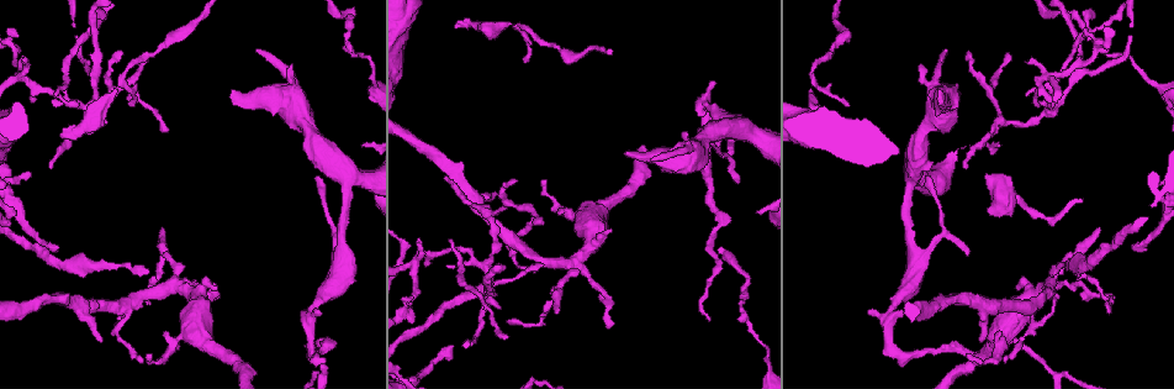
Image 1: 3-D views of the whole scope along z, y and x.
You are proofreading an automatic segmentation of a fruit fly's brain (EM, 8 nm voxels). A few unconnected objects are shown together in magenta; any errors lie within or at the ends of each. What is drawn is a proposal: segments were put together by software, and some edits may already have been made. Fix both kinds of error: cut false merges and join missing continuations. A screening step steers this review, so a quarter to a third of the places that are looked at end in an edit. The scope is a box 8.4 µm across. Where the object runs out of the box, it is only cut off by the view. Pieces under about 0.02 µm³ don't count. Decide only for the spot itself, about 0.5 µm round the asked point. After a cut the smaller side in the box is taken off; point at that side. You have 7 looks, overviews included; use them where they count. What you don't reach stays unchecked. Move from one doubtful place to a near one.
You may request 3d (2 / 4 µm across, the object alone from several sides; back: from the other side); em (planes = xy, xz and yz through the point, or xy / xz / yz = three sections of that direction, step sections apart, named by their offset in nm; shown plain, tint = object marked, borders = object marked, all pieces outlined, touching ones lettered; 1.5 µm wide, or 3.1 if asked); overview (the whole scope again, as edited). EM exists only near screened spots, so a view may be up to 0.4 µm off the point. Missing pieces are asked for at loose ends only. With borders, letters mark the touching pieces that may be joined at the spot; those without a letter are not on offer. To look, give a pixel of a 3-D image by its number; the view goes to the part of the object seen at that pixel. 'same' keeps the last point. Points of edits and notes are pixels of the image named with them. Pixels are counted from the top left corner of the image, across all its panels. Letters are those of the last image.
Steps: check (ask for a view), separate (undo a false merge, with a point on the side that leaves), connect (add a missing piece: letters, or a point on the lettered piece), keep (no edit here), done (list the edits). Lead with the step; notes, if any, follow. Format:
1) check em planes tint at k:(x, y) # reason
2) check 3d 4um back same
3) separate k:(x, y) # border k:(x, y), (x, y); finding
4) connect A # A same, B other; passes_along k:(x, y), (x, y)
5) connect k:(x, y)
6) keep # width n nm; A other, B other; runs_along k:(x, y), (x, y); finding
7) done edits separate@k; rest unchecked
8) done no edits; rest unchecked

check em planes borders at 1:(454, 26) # an open end

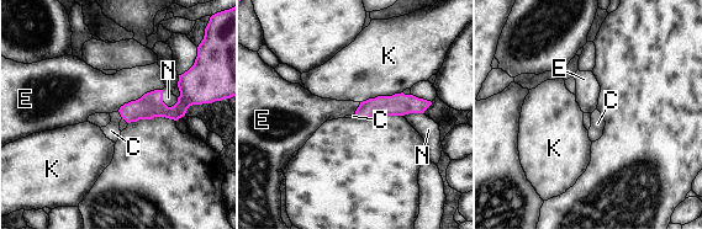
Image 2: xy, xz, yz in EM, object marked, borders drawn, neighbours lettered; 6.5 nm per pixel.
connect C # C same, E other, K other, N other; passes_along 2:(151, 105), (120, 113), (111, 131); it goes on there

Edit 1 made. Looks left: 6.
check 3d 2um at 1:(1003, 125) # a fork

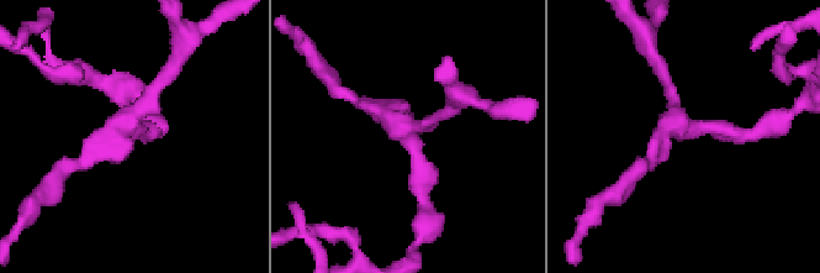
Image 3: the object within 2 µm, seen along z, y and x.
check em planes plain at 3:(132, 130) # need the tissue

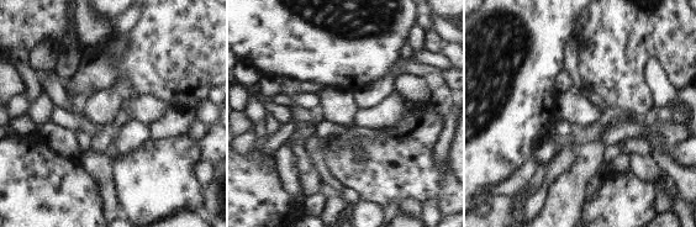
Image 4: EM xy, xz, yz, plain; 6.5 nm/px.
check em planes borders same # what lies round it

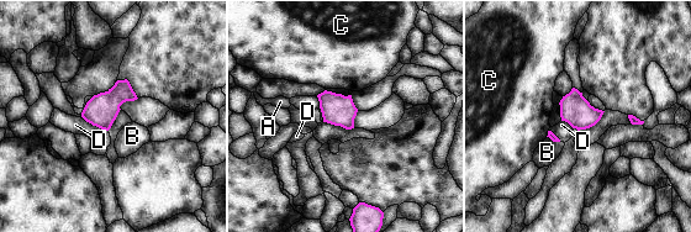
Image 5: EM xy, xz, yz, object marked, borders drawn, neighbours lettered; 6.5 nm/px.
keep # longest_contact D 170 nm; A other, B other, C other, D other; border 5:(632, 124), (642, 125); continuous, no second neuron

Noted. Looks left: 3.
check em planes borders at 1:(1050, 287) # looks like a crossing

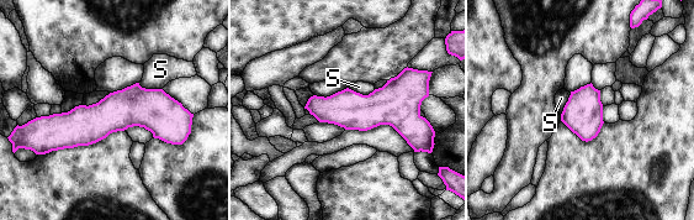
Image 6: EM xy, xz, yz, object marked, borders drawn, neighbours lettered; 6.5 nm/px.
keep # S other; border 6:(348, 87), (363, 94), (375, 89); all the same neuron

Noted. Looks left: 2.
done edits connect@2; rest unchecked

